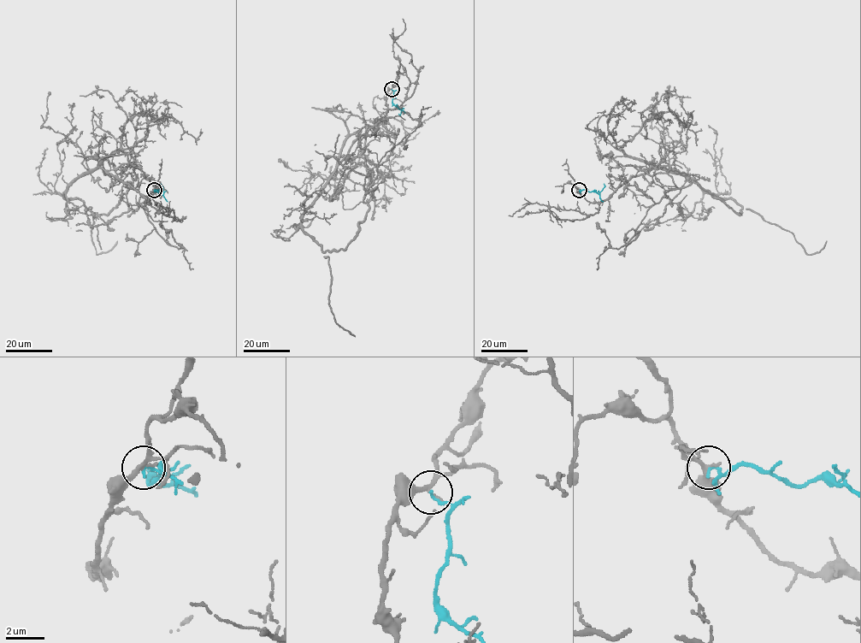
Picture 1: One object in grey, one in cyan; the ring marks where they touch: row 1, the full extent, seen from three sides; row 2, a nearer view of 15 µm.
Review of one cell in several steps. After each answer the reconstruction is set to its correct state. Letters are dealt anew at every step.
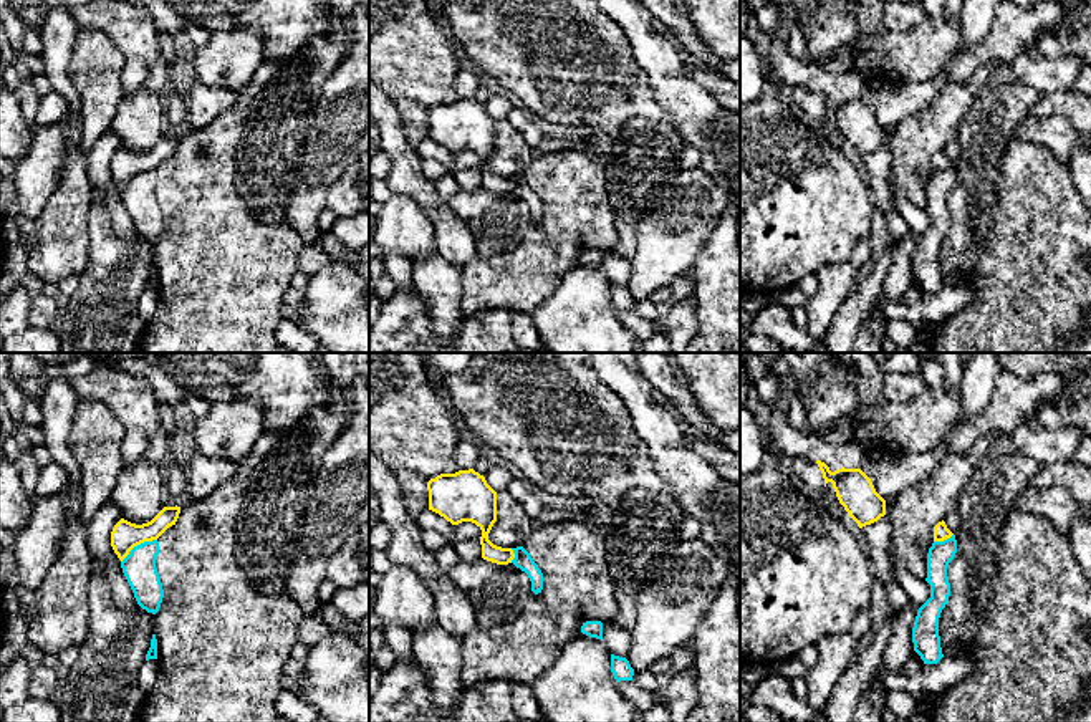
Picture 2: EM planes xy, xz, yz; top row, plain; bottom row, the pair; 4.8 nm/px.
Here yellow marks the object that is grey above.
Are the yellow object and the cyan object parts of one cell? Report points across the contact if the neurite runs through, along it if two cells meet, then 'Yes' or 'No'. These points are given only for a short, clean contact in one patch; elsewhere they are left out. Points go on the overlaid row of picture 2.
Boundary: xy (156, 539), (138, 543), (121, 562). No

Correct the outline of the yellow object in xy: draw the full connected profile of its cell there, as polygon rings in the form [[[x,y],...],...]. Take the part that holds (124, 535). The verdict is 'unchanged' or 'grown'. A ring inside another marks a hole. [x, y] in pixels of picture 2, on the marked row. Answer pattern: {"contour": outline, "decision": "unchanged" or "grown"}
{"contour": [[[164,507],[151,522],[136,525],[121,518],[111,532],[111,546],[123,561],[129,551],[144,543],[157,540],[169,527],[175,525],[180,507]]], "decision": "unchanged"}

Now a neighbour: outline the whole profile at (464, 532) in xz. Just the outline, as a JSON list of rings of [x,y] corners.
[[[472,522],[454,525],[454,543],[465,543],[480,540],[482,530]]]

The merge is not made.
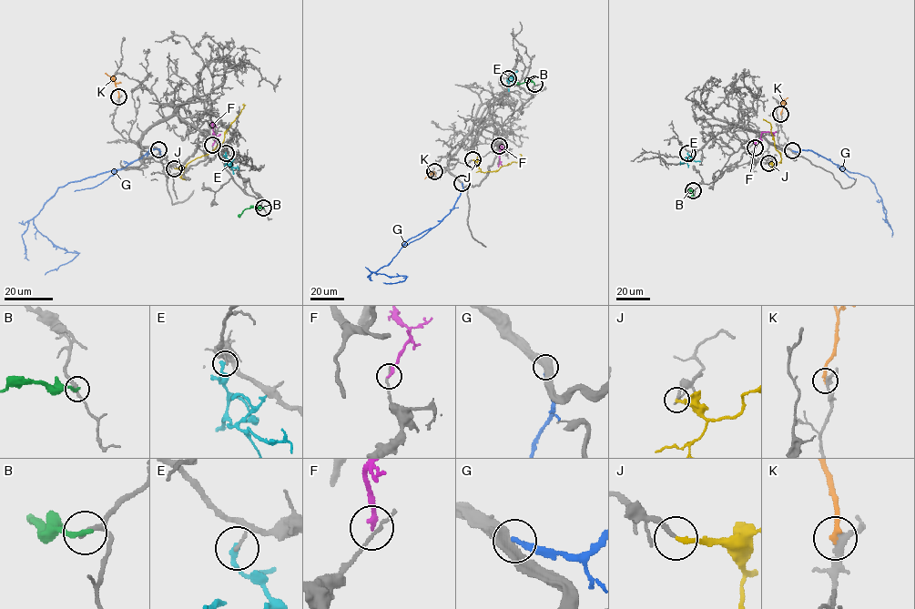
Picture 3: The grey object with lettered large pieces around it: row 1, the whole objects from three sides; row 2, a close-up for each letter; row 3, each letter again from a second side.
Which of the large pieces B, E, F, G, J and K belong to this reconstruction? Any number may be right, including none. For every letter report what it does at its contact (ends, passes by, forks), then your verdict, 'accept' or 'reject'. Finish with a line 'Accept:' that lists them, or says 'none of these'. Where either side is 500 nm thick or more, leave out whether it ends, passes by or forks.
B: it ends | reject
E: it ends | reject
F: it ends | reject
G: reject
J: it ends | accept
K: it ends | reject
Accept: J

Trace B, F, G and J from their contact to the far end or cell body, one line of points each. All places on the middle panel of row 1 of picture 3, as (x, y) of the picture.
B: (534, 84), (529, 80), (516, 83)
F: (499, 146), (502, 148), (498, 167)
G: (462, 183), (451, 210), (435, 226), (409, 238), (391, 261), (375, 272), (406, 278), (396, 283), (383, 282)
J: (472, 159), (482, 172), (496, 171), (501, 167), (518, 162), (520, 154)

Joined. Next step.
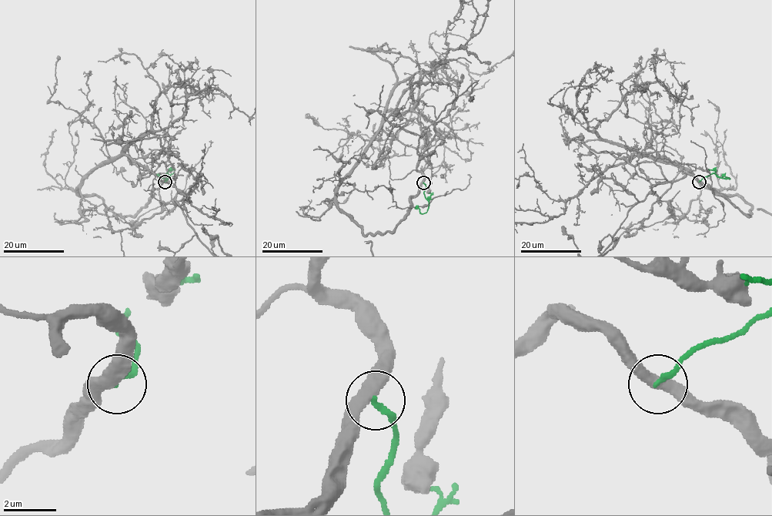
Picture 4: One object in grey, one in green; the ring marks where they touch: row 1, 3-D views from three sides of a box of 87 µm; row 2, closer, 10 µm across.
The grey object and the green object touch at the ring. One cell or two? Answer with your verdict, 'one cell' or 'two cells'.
two cells

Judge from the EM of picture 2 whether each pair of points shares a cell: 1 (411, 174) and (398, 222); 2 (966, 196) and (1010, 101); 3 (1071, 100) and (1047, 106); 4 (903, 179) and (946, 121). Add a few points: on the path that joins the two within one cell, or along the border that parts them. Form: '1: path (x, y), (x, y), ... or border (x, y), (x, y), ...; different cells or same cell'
1: border (393, 192), (411, 197), (431, 224); different cells
2: path (977, 173), (982, 134), (989, 125); same cell
3: path (1065, 103), (1053, 103); same cell
4: path (913, 164), (913, 154), (931, 136); same cell

